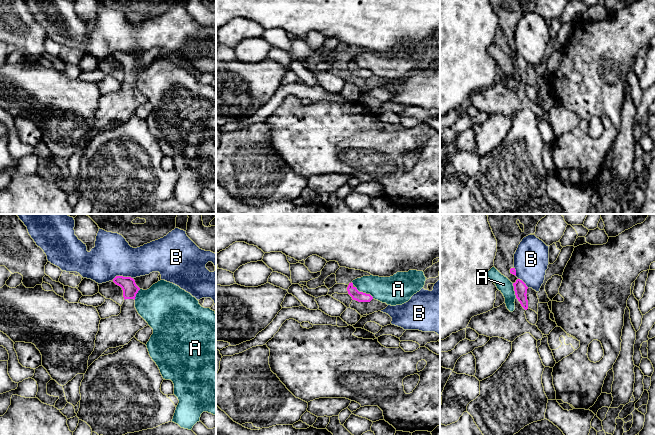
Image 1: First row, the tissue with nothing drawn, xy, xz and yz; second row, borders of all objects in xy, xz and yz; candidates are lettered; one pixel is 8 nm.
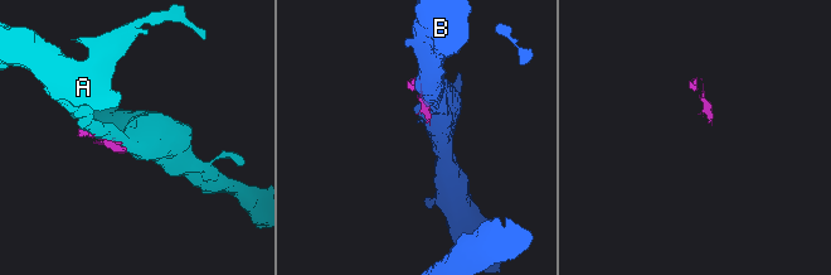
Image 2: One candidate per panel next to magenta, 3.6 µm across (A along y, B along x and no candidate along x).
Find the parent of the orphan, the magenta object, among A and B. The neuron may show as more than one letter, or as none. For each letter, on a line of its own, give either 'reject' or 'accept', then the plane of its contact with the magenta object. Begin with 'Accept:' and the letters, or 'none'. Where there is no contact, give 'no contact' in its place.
Accept: none
A: reject; meets magenta in xz
B: reject; meets magenta in xy

